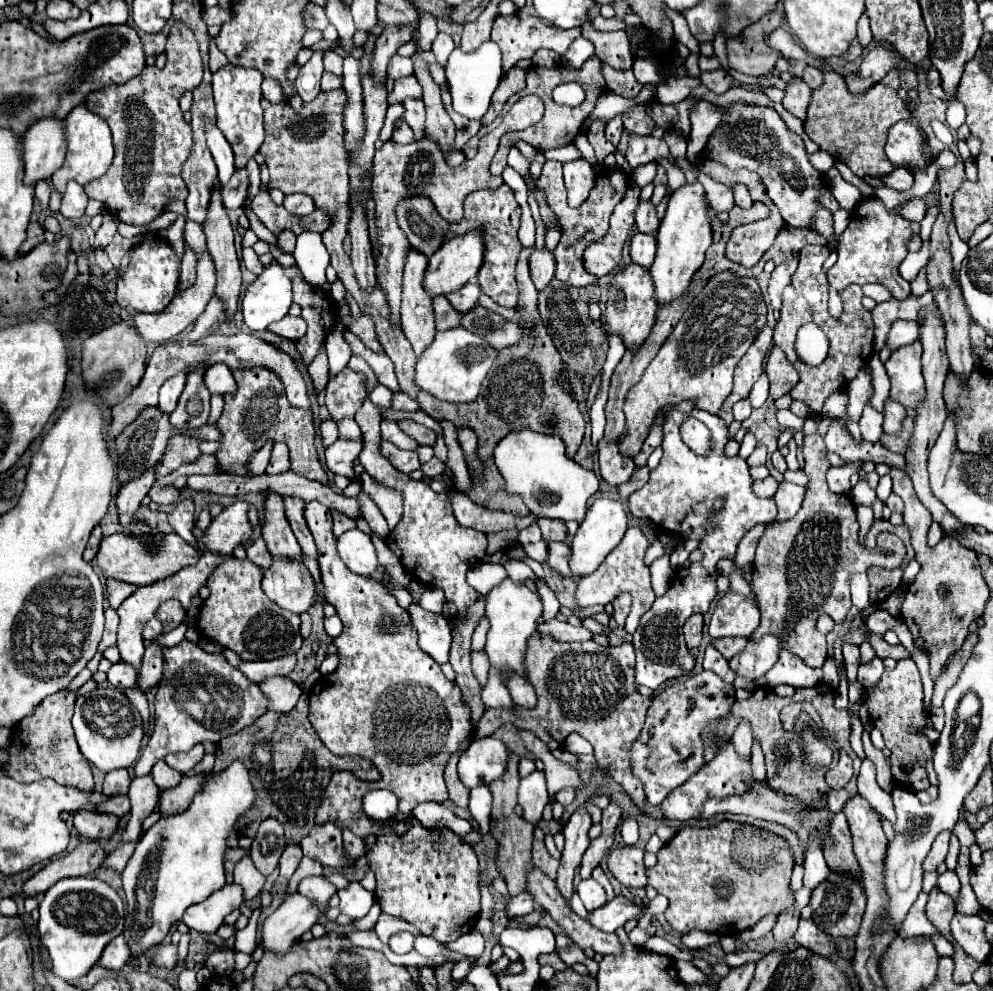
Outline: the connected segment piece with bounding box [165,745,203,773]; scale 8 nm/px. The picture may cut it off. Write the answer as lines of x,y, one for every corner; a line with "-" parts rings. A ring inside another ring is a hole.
195,745
189,753
177,753
177,755
167,755
165,763
169,767
173,767
179,773
187,773
189,769
193,769
199,761
203,759
203,745

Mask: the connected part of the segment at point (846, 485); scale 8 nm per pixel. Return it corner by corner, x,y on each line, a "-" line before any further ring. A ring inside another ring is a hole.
864,462
847,463
842,467
830,467
826,474
829,489
837,494
848,493
852,488
850,477
859,472

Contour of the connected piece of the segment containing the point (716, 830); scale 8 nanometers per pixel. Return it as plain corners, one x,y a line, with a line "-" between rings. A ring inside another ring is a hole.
721,821
715,827
703,827
703,829
683,827
657,853
657,865
645,871
649,879
647,885
657,889
659,895
667,897
669,907
665,911
665,919
675,931
679,931
681,935
687,935
693,929
705,933
731,935
753,927
767,913
779,915
789,907
793,907
795,899
789,891
793,857
787,841
777,835
749,835
747,839
751,841
743,841
743,839
745,839
743,825
733,821

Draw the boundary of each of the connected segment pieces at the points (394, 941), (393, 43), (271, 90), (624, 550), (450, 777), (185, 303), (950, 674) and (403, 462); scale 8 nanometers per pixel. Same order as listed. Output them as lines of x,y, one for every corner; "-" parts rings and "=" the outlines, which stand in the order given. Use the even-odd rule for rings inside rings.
403,931
403,933
395,933
395,935
391,935
391,939
389,939
389,947
391,947
395,953
403,955
403,953
409,953
409,951
413,949
413,941
415,941
415,937
413,937
411,933
=
389,27
389,31
383,31
377,37
377,43
375,43
375,59
373,59
373,75
377,79
385,79
387,77
385,69
387,69
389,59
411,37
413,35
409,35
409,31
405,31
405,27
=
263,79
263,97
271,103
279,103
283,99
281,85
275,79
=
627,529
623,541
605,557
605,561
597,567
597,571
593,571
591,575
587,575
585,579
579,581
577,591
575,591
575,603
577,607
591,607
591,605
607,605
611,599
615,599
619,593
631,593
633,597
633,607
631,613
627,617
625,629
629,633
633,633
639,625
639,619
645,611
649,611
649,607
653,605
655,593
651,589
651,575
649,575
649,567
645,567
643,563
643,555
649,547
649,541
645,539
645,535
639,529
=
465,741
461,745
461,749
449,759
447,769
445,769
445,783
447,783
447,789
449,789
449,797
459,807
467,807
467,803
469,803
469,789
457,777
457,759
467,749
467,745
469,745
469,741
=
209,253
205,255
197,255
199,263
197,263
197,281
195,285
191,285
185,291
179,291
175,295
175,299
169,303
169,307
163,313
135,313
133,315
133,327
137,329
137,333
149,343
163,343
169,339
175,339
183,329
187,329
191,323
195,323
195,319
205,311
205,305
209,303
209,299
213,297
215,291
215,267
213,267
213,259
=
971,633
971,635
965,639
963,647
951,657
949,665
939,673
939,677
937,677
937,681
935,681
935,687
933,687
933,699
931,699
931,705
933,705
933,707
941,707
943,697
945,697
945,691
947,691
951,685
955,685
955,681
957,681
961,669
963,669
963,663
965,663
967,657
971,655
973,643
975,643
975,633
=
381,439
379,451
381,451
381,455
385,455
389,459
389,463
397,471
401,471
405,475
415,471
415,469
419,469
419,459
417,459
415,451
403,451
403,449
395,447
393,443
384,439

